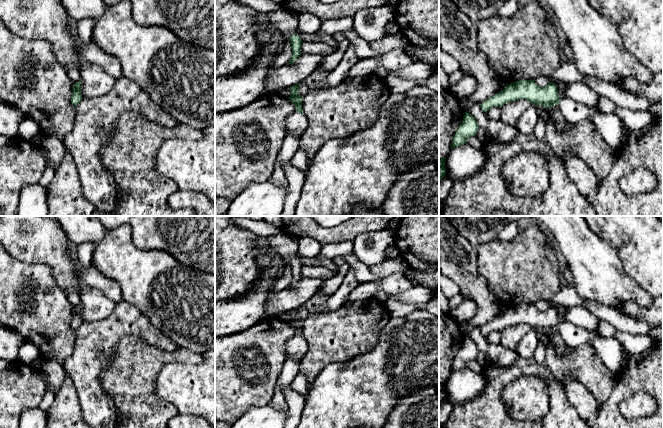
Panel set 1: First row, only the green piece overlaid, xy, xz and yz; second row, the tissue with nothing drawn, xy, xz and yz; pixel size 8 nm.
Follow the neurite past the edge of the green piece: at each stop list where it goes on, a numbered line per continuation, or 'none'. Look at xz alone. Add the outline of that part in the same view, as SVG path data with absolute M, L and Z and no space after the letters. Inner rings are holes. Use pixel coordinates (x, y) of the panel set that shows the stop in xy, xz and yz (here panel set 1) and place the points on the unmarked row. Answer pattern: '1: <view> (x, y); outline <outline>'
1: xz (296, 347); outline M297 334L286 343L287 357L295 360L302 359L308 350L308 344L304 338L300 338Z

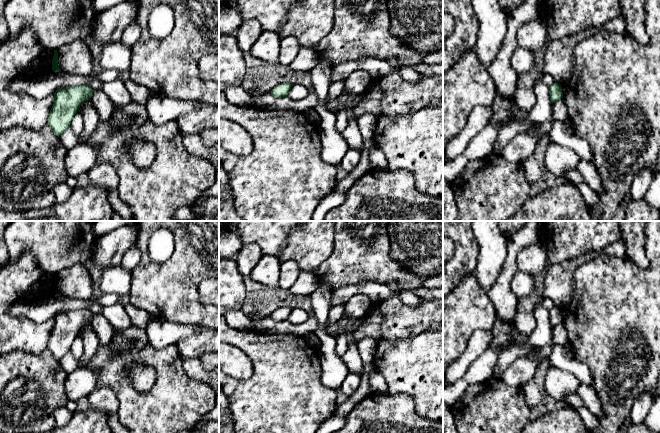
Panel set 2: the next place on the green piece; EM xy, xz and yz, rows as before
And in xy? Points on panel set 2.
none

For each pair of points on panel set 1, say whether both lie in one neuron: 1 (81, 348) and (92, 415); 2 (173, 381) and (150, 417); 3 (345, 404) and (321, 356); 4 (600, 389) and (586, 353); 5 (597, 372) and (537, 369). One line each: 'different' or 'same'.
1: same
2: different
3: different
4: same
5: different

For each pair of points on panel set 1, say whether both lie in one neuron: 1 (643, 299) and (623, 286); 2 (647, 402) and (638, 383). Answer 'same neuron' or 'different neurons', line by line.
1: same neuron
2: different neurons

